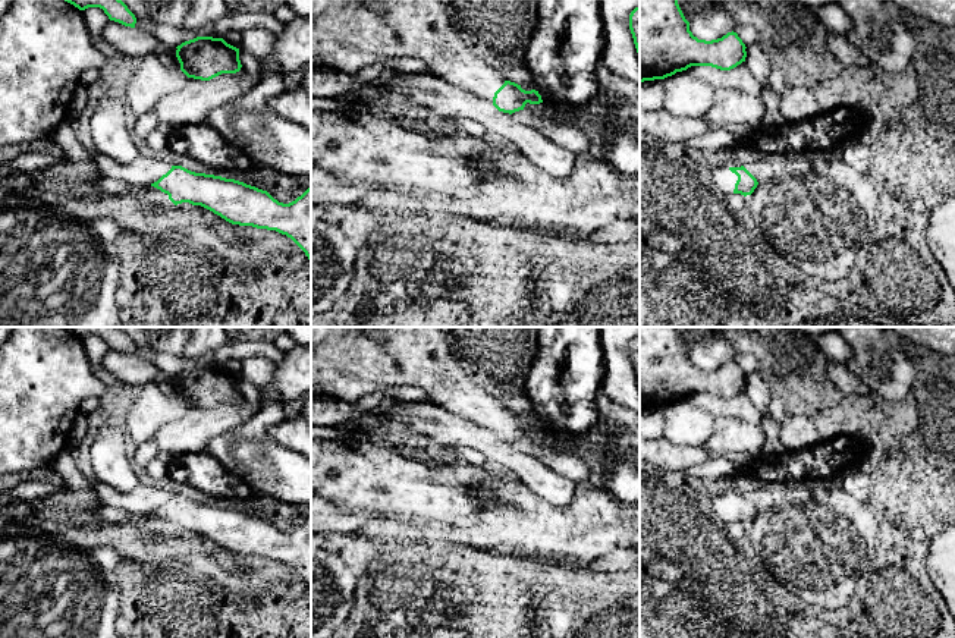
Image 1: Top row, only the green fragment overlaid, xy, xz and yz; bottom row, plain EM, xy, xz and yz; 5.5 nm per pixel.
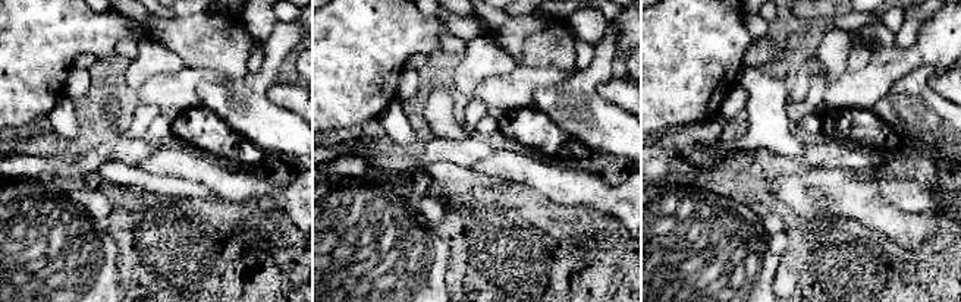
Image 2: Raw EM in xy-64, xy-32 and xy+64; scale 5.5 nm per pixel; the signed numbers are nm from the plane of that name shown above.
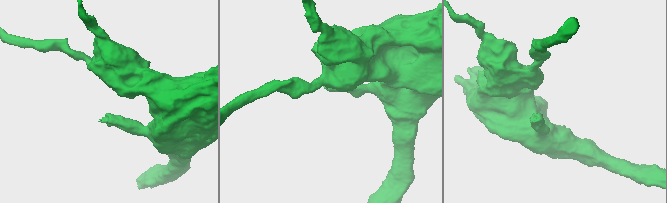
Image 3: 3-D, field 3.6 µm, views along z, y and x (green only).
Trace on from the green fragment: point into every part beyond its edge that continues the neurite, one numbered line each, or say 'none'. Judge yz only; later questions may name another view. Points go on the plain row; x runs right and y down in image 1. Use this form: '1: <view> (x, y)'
1: yz (723, 509)

